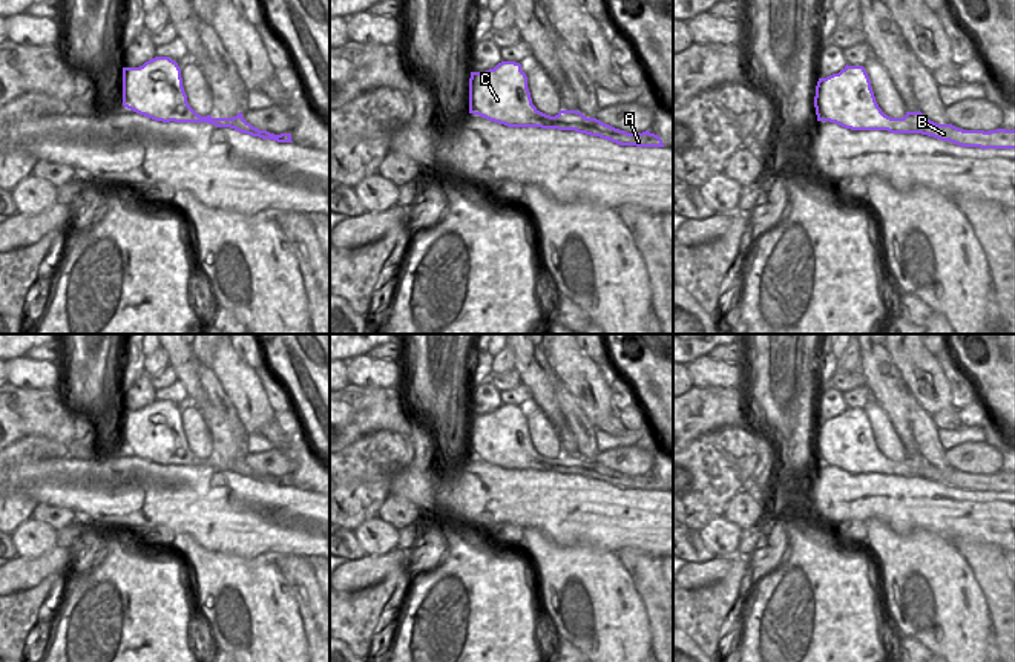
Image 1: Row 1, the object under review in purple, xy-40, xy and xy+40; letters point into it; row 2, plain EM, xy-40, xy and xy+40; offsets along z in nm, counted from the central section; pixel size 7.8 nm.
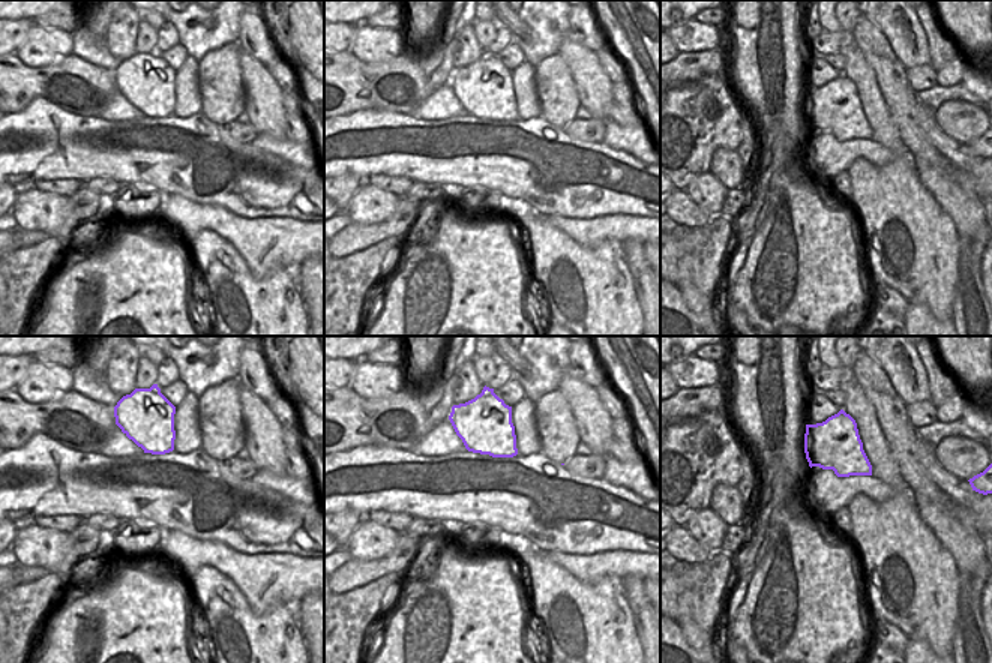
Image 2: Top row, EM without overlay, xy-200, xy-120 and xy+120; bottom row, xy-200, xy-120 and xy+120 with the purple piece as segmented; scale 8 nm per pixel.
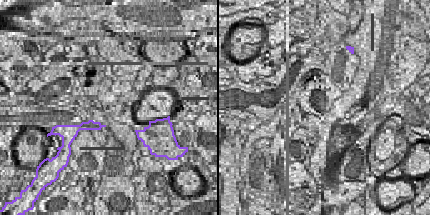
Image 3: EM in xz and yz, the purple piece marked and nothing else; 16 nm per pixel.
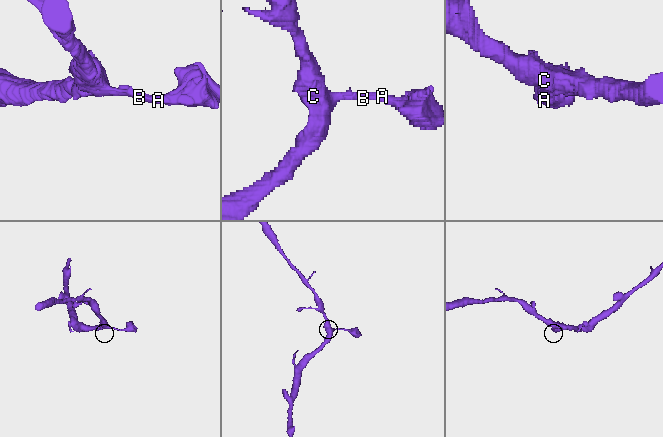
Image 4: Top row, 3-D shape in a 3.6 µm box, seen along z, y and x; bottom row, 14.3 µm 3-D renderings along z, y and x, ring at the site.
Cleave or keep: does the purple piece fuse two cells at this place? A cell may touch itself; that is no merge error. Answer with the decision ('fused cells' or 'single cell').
single cell

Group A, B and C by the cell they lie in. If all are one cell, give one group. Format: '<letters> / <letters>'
A B C

